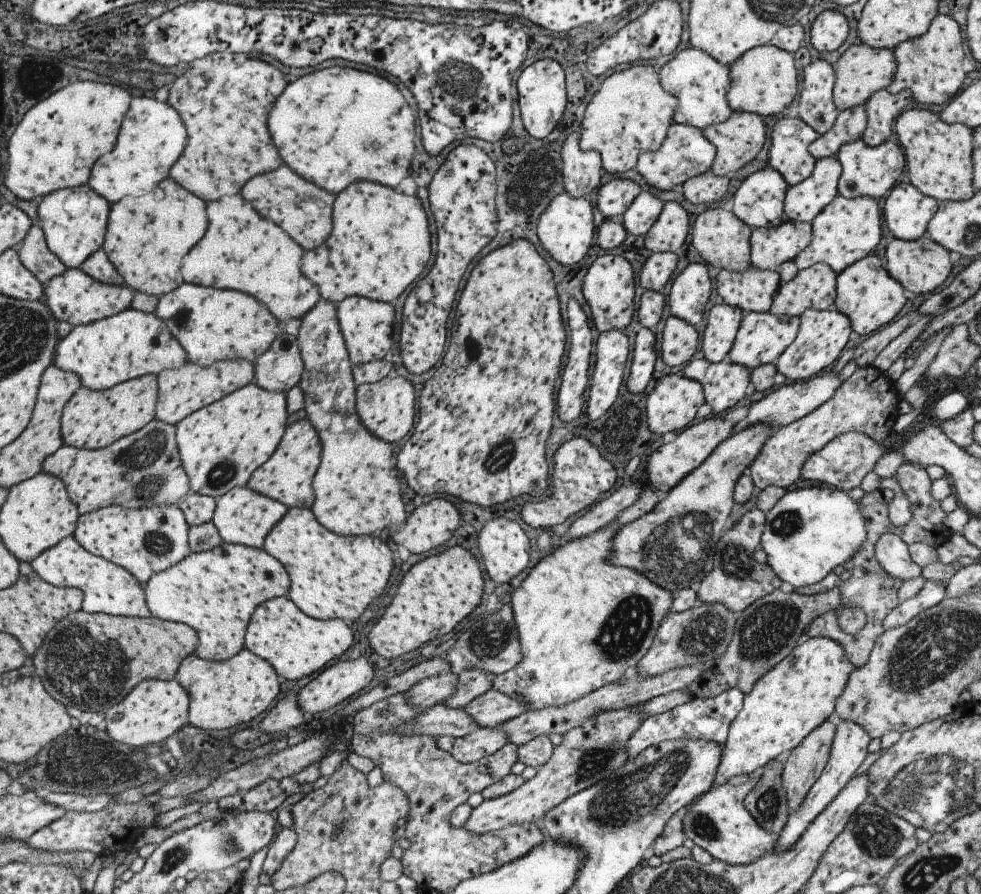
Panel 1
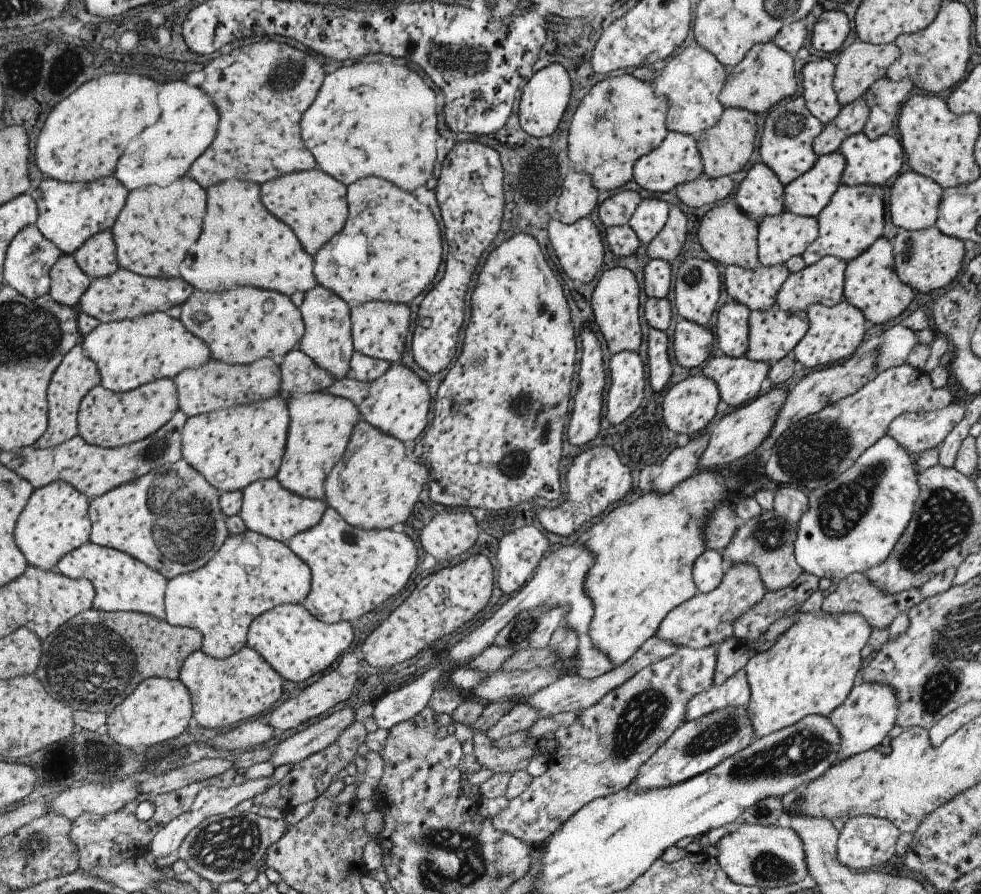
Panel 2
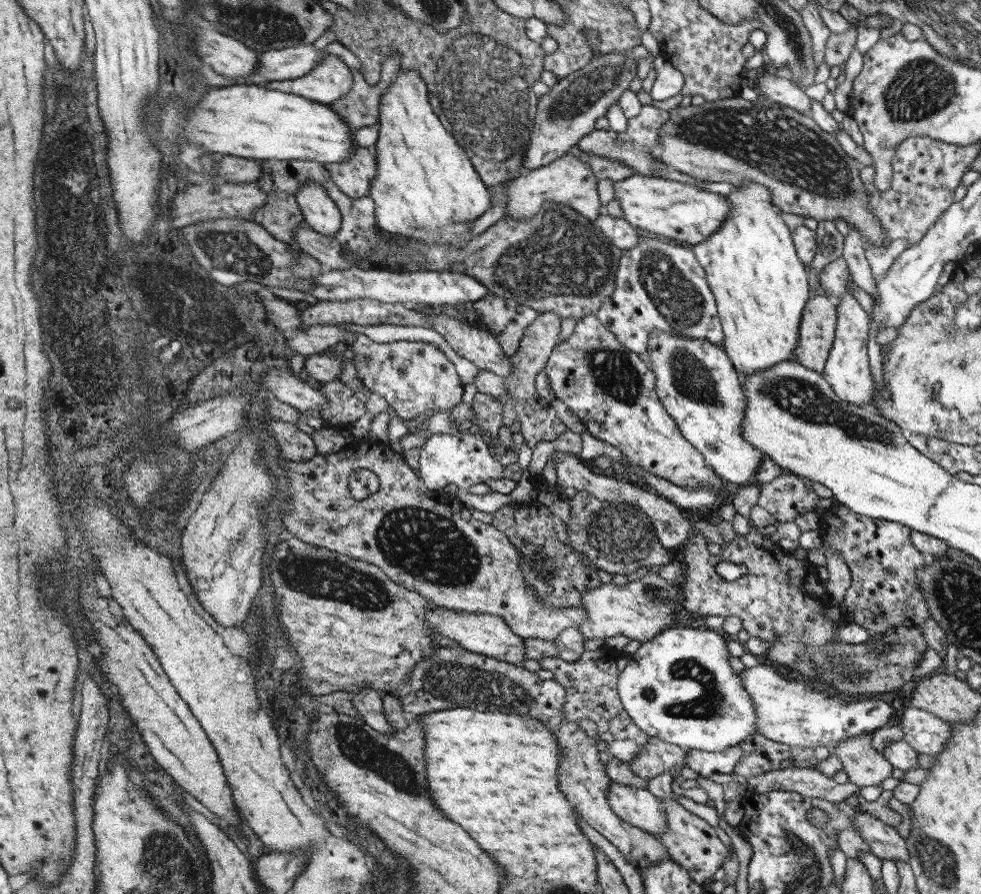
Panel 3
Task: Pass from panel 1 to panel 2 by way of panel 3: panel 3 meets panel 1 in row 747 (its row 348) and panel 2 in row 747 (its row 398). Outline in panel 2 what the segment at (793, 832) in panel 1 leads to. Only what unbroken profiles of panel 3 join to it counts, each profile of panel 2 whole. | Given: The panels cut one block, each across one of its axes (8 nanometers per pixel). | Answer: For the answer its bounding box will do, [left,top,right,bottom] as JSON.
[828,681,899,764]

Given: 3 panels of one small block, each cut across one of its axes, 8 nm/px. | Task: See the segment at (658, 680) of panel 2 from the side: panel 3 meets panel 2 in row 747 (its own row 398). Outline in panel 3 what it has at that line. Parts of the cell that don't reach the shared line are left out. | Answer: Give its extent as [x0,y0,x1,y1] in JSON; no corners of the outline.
[544,315,736,504]

